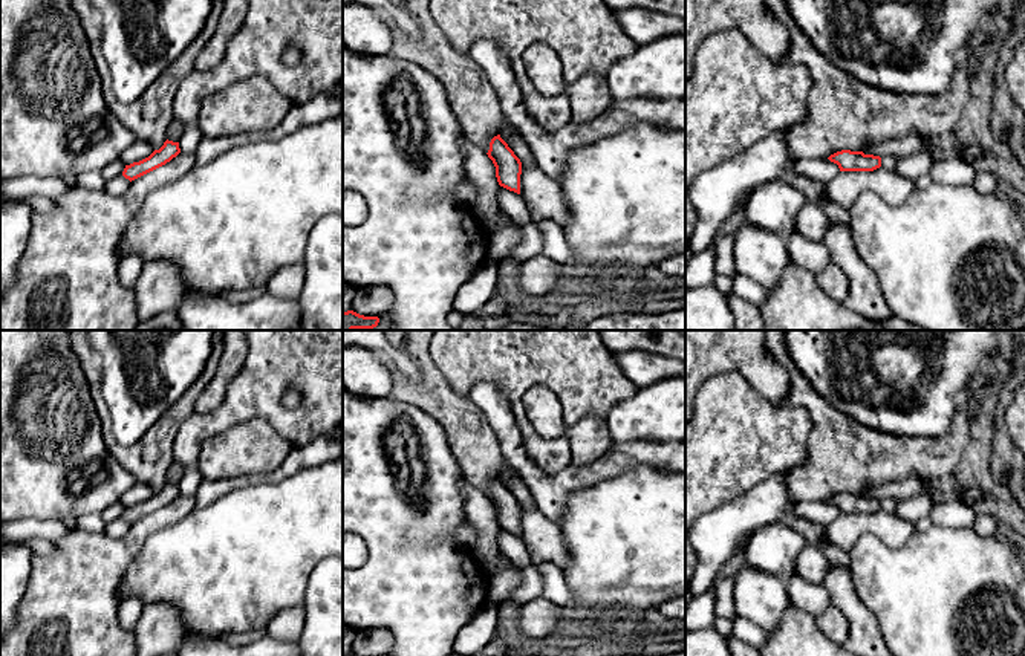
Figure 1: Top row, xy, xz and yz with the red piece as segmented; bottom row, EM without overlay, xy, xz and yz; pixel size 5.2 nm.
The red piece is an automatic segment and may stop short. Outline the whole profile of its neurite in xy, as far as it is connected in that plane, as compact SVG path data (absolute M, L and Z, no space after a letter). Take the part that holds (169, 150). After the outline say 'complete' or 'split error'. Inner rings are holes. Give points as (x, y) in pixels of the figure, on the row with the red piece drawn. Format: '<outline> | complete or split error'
M165 141L159 150L155 150L148 158L125 165L122 176L130 182L165 165L181 153L179 142Z | complete

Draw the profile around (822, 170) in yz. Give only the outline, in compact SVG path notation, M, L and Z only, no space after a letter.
M800 159L792 167L792 171L799 176L809 177L820 182L825 188L838 174L837 164L826 159Z

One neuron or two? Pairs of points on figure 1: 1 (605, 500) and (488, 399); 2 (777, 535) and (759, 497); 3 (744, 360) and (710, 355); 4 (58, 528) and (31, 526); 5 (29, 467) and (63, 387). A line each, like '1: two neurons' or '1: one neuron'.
1: two neurons
2: two neurons
3: one neuron
4: one neuron
5: one neuron

